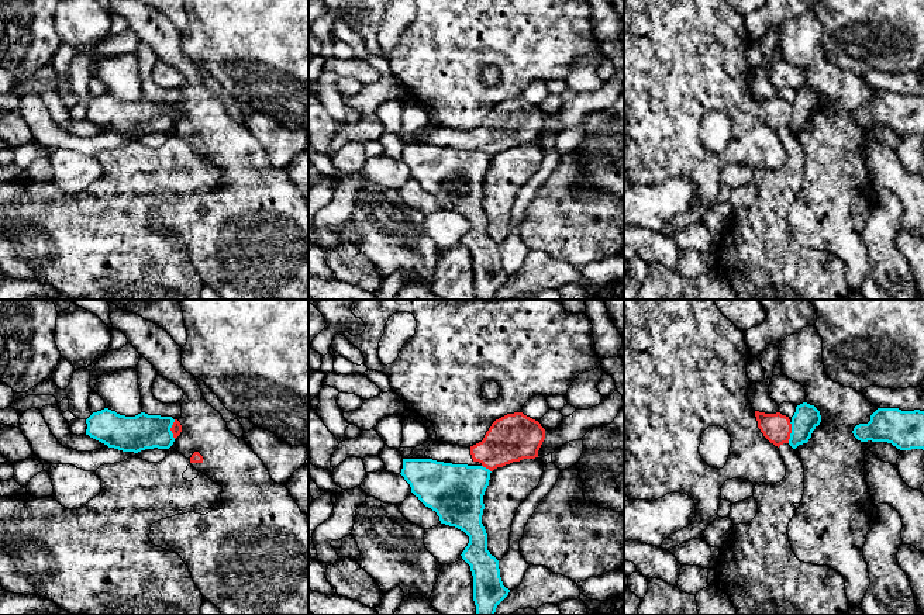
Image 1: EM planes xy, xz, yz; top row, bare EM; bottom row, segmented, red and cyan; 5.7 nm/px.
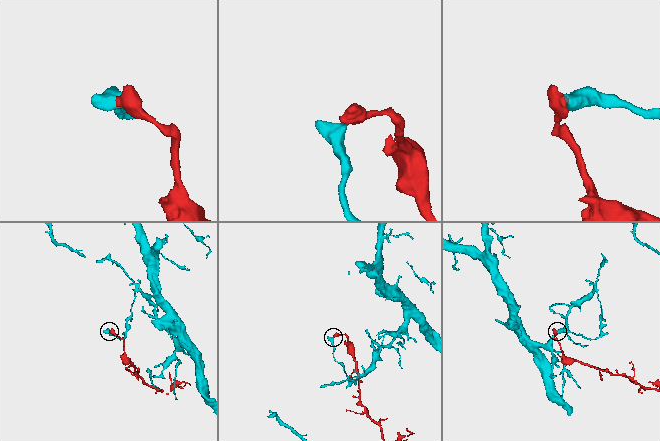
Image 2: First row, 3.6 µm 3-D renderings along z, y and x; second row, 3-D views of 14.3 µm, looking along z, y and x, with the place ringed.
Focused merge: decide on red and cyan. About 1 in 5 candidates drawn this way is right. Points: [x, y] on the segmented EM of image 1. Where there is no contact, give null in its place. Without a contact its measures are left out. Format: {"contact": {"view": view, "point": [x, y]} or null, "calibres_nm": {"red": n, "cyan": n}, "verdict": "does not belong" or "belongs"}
{"contact": {"view": "yz", "point": [790, 432]}, "calibres_nm": {"red": 170, "cyan": 150}, "verdict": "does not belong"}

